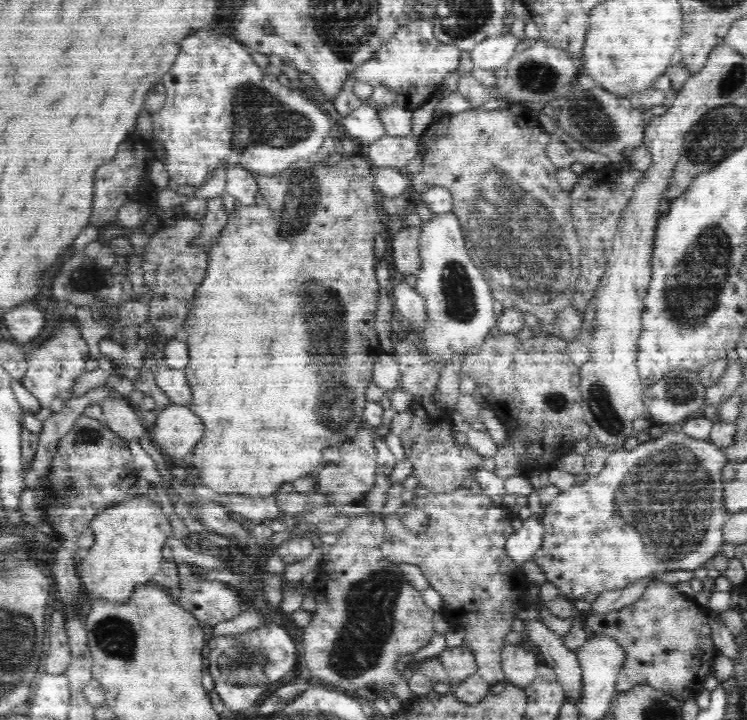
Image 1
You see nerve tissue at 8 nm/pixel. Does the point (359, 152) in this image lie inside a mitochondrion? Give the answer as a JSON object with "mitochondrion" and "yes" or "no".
{"mitochondrion":"no"}

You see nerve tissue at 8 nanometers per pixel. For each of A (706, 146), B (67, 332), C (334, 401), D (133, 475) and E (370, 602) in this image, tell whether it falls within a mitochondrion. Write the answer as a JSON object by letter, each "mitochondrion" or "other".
{"A":"mitochondrion","B":"other","C":"mitochondrion","D":"other","E":"mitochondrion"}

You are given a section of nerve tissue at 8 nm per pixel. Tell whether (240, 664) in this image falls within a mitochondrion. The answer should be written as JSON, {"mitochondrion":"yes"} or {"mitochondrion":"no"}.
{"mitochondrion":"yes"}

